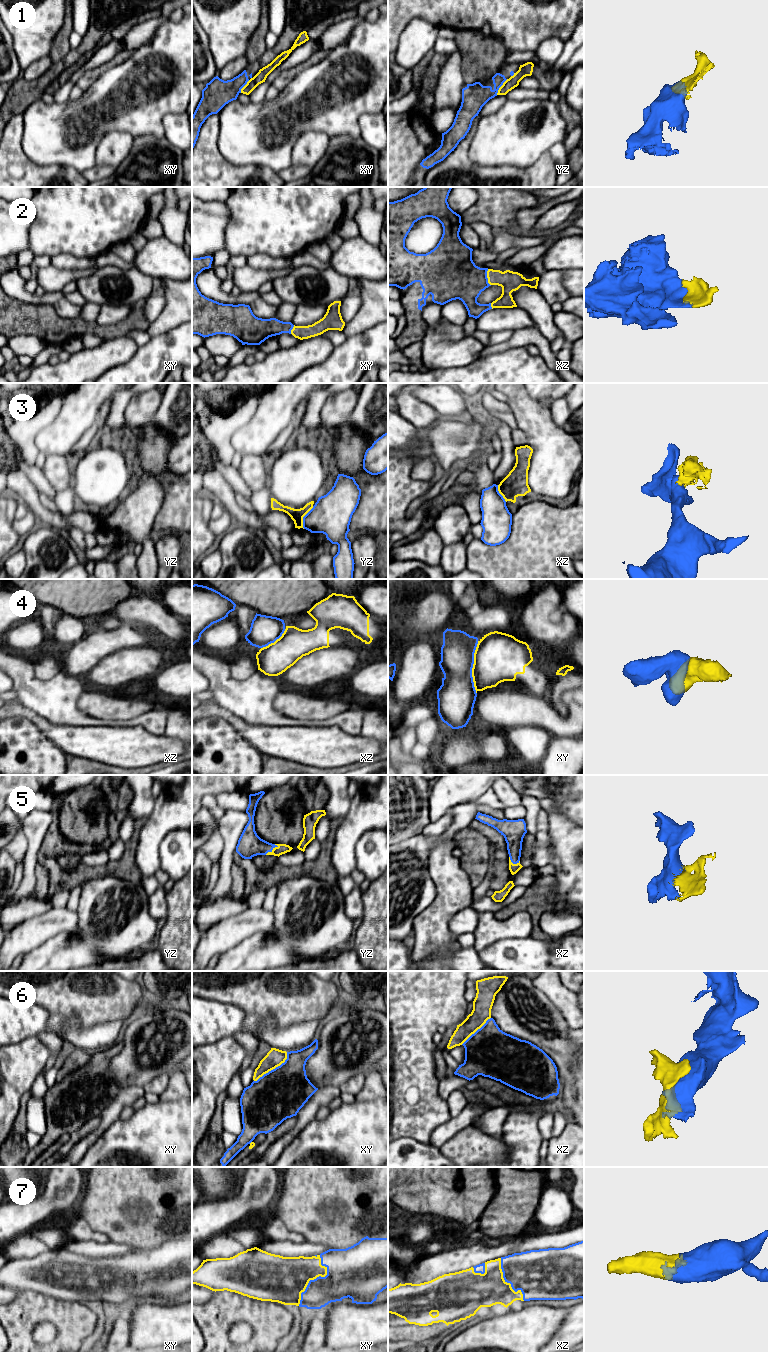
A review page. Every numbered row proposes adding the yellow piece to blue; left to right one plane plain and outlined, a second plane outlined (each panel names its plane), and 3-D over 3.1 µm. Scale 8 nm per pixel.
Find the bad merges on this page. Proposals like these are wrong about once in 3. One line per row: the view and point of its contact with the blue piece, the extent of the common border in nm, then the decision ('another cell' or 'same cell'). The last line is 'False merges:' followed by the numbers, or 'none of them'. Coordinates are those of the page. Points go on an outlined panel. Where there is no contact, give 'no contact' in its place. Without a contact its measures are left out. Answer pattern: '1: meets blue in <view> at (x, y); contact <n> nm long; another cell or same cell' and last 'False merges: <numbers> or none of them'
1: meets blue in yz at (500, 86); contact 160 nm long; another cell
2: meets blue in xz at (486, 277); contact 140 nm long; same cell
3: meets blue in yz at (303, 517); contact 200 nm long; another cell
4: meets blue in xy at (472, 667); contact 420 nm long; same cell
5: meets blue in yz at (271, 850); contact 130 nm long; same cell
6: meets blue in xy at (273, 1069); contact 360 nm long; another cell
7: meets blue in xy at (316, 1278); contact 440 nm long; same cell
False merges: 1, 3, 6

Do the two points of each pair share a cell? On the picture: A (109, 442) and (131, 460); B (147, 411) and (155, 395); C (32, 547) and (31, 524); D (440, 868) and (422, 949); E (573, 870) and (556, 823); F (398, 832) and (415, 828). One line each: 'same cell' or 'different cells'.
A: same cell
B: same cell
C: different cells
D: same cell
E: same cell
F: same cell

